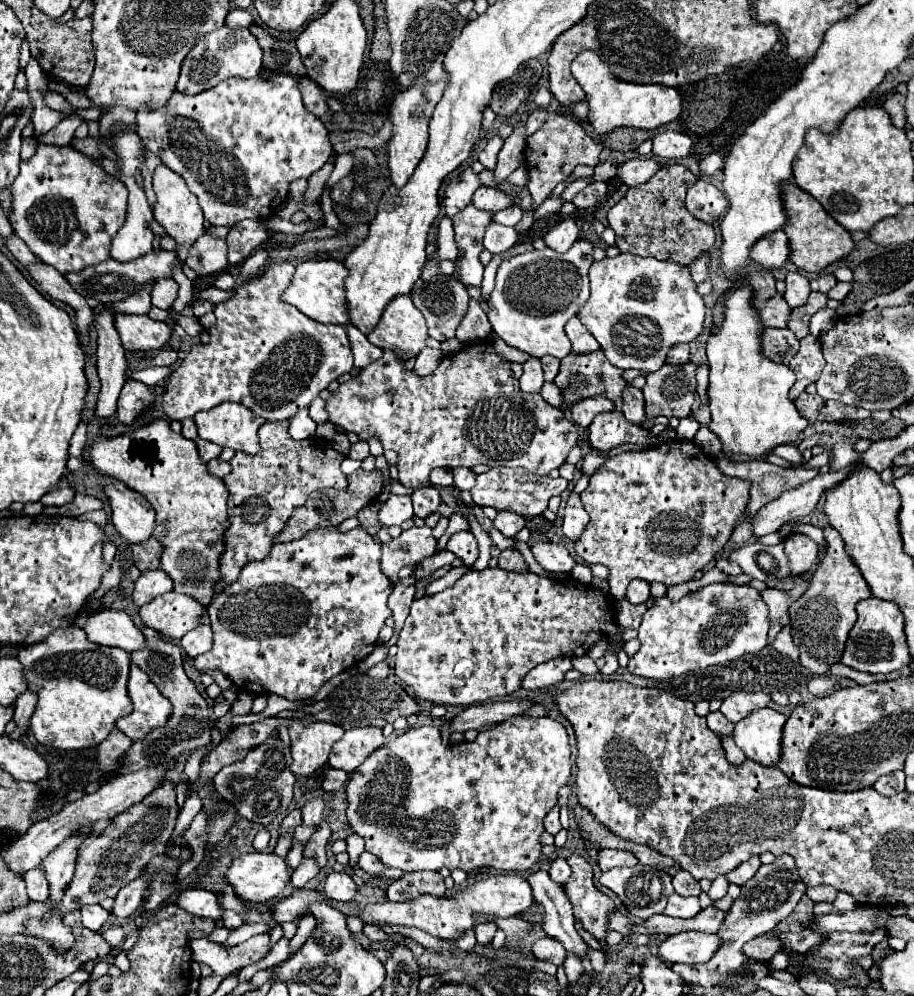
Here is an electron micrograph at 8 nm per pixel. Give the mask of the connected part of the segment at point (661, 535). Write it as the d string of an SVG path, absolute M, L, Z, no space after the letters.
M677 439L641 451L619 453L591 475L587 489L581 493L591 521L575 541L575 553L585 563L601 563L609 569L609 593L617 601L625 599L625 589L633 579L659 581L667 587L685 583L693 579L699 569L707 567L727 545L737 519L747 507L749 487L749 481L721 473L717 463L693 441Z

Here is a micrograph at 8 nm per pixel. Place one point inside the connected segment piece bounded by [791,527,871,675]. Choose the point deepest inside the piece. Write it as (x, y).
(821, 620)

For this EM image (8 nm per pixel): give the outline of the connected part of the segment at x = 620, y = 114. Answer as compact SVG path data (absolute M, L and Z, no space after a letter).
M583 51L571 65L571 73L577 83L587 93L589 103L589 123L599 135L611 133L617 127L637 127L637 129L657 129L675 121L681 113L681 95L673 87L665 85L639 85L619 81L607 65L591 51Z

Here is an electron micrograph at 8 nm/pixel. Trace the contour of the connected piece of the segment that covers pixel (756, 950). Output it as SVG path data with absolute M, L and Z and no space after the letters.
M771 931L771 933L763 933L763 935L755 937L755 939L751 939L749 943L745 943L743 949L747 951L749 957L767 963L777 951L783 949L783 943L779 941L777 931Z

